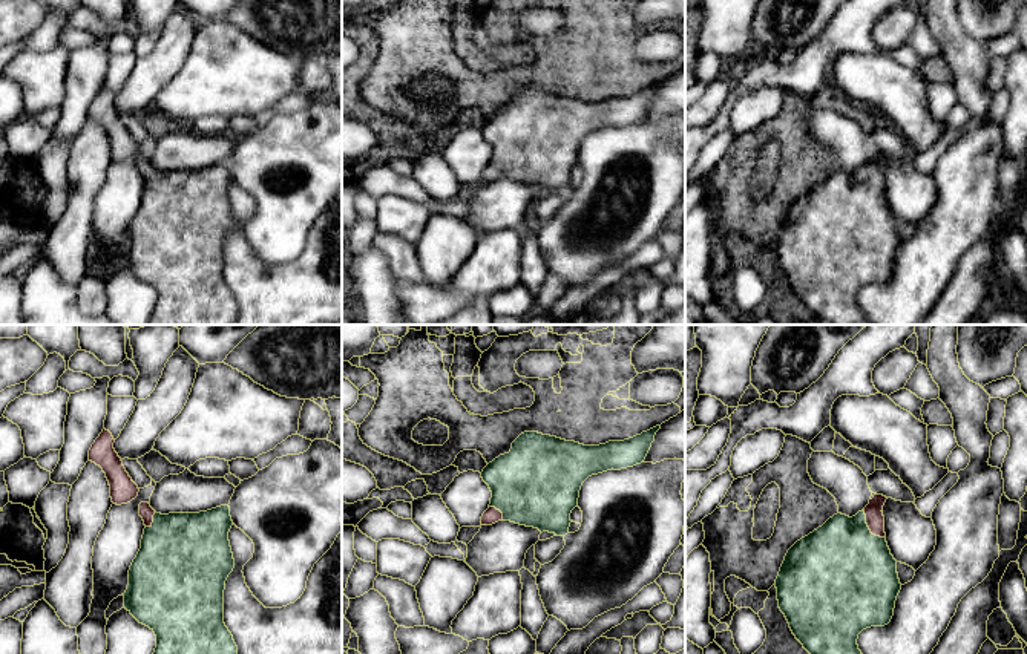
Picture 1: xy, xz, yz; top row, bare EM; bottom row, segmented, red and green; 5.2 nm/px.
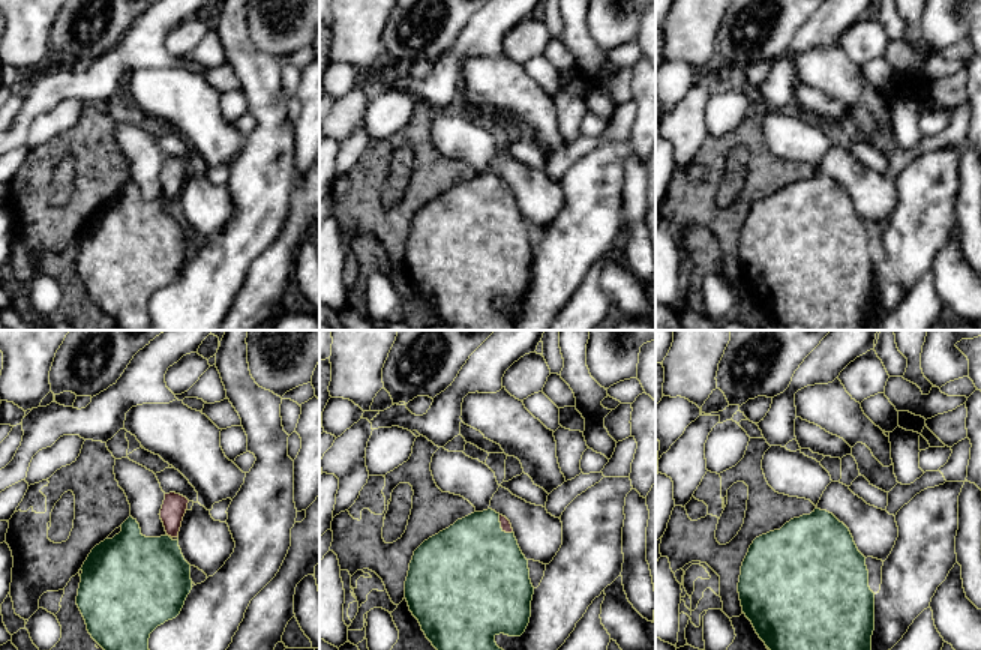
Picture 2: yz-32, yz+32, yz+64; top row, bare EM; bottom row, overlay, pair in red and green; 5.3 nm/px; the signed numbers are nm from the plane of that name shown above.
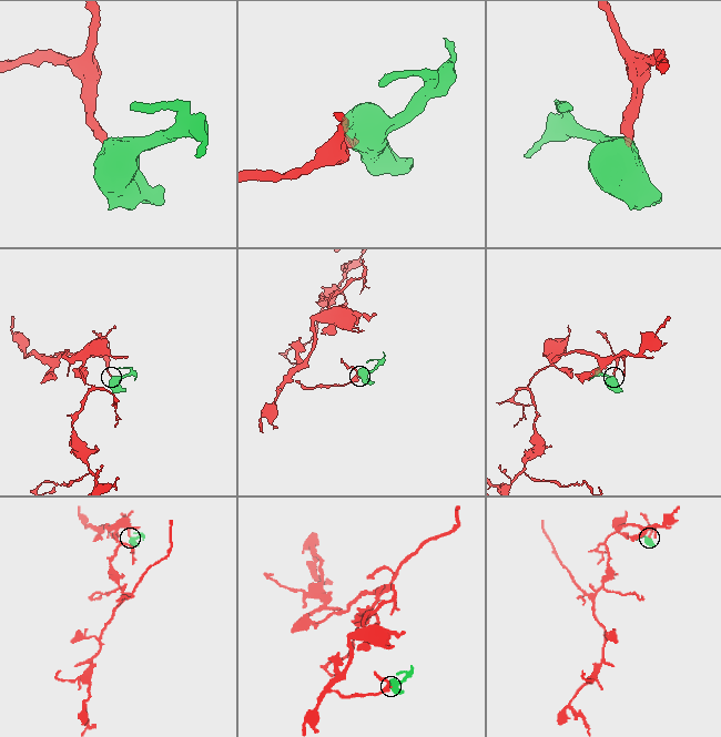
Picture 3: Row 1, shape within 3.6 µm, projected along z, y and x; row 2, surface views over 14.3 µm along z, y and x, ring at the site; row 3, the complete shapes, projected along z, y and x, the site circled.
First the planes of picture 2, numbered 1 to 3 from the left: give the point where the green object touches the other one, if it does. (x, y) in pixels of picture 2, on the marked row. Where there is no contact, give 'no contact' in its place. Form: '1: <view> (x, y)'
1: no contact
2: yz+32 (501, 526)
3: no contact

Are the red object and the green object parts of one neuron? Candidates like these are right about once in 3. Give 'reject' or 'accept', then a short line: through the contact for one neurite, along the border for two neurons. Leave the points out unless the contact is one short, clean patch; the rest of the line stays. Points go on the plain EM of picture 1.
accept; line yz (874, 173), (869, 186), (843, 225)

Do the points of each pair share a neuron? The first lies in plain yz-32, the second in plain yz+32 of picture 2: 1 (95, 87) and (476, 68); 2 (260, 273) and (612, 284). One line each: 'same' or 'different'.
1: different
2: different

